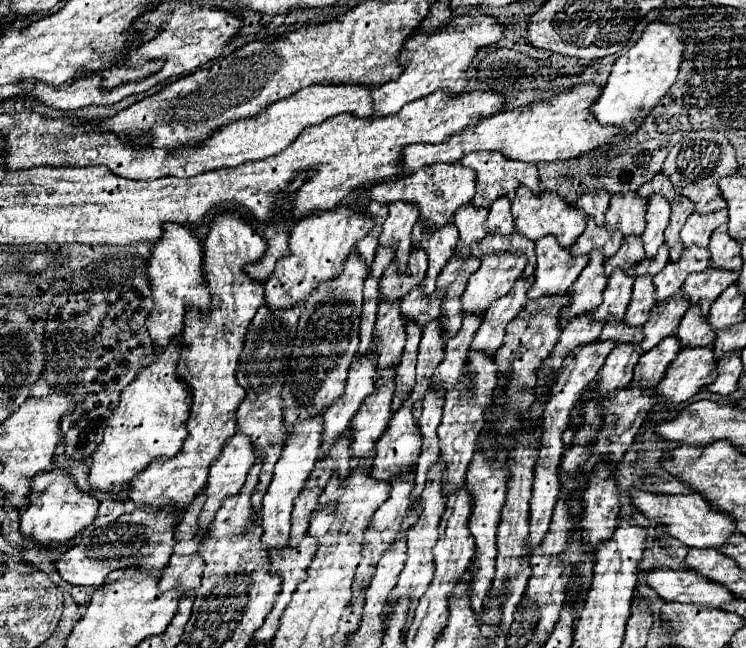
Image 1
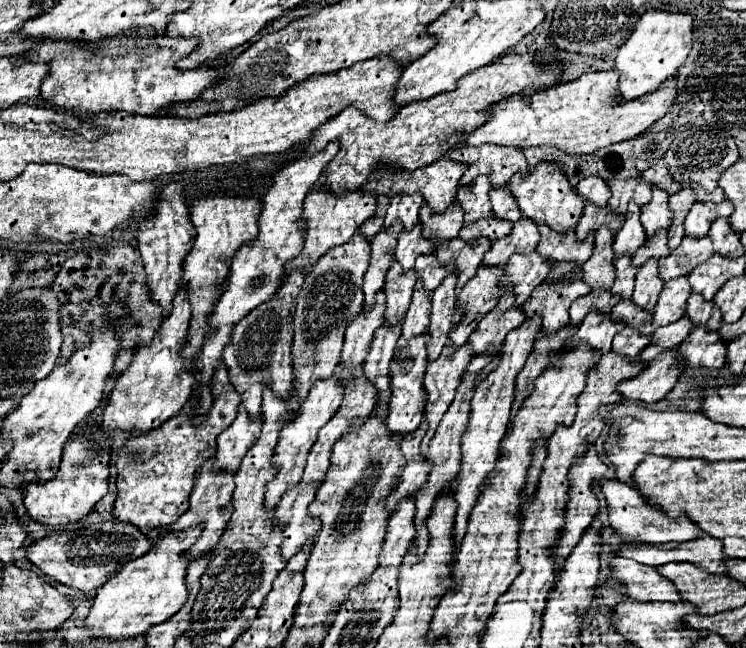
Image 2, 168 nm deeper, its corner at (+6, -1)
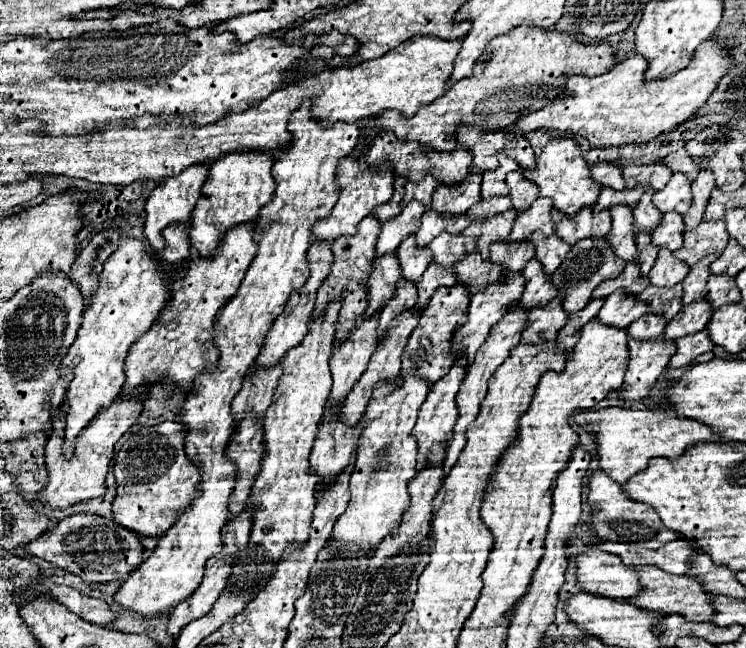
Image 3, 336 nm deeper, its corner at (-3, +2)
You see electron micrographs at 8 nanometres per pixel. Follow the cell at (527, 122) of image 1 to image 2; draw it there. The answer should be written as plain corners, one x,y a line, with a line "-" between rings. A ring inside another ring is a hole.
615,69
601,73
585,73
577,81
559,83
553,87
537,89
531,95
515,95
507,101
501,101
499,105
495,105
495,109
491,109
491,119
483,127
475,129
475,133
465,135
465,145
479,147
485,143
495,143
495,145
513,145
519,149
535,147
535,145
555,145
565,153
579,153
579,155
593,153
611,143
629,141
641,135
647,127
651,127
657,119
661,119
669,111
669,107
675,103
675,97
677,97
677,75
663,81
663,85
659,85
657,91
647,93
647,97
625,101
619,93
619,73

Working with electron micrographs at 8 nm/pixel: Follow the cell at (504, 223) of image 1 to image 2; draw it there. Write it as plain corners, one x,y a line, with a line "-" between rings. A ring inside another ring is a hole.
493,187
491,189
491,207
493,207
493,213
501,219
507,219
507,221
519,221
521,219
521,213
519,213
519,207
515,205
515,199
509,191
509,187

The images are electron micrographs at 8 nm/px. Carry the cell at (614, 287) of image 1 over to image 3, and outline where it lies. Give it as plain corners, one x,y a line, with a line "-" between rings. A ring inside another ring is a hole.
640,232
636,234
636,246
638,246
638,266
640,272
648,274
656,262
658,256
658,248
652,246
650,242
650,232

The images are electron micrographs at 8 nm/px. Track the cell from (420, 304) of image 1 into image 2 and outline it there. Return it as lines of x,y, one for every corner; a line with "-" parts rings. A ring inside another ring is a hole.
419,255
414,269
423,279
427,291
433,291
443,281
443,277
447,275
447,267
441,265
433,255

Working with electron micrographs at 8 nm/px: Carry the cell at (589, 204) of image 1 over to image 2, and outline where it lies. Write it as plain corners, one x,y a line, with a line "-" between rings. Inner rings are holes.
589,175
589,177
585,177
583,181
579,181
577,193
579,193
583,199
587,199
587,201
591,201
591,203
595,203
595,205
601,205
601,207
607,205
607,201
609,201
609,197
611,197
611,191
609,191
607,183
605,183
599,175

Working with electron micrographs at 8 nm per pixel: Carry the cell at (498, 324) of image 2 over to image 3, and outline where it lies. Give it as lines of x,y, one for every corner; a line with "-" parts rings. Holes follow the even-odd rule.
532,258
532,262
528,262
522,276
526,280
526,288
524,288
524,294
520,298
520,308
532,310
536,306
544,306
558,294
550,276
544,274
542,264
536,258

